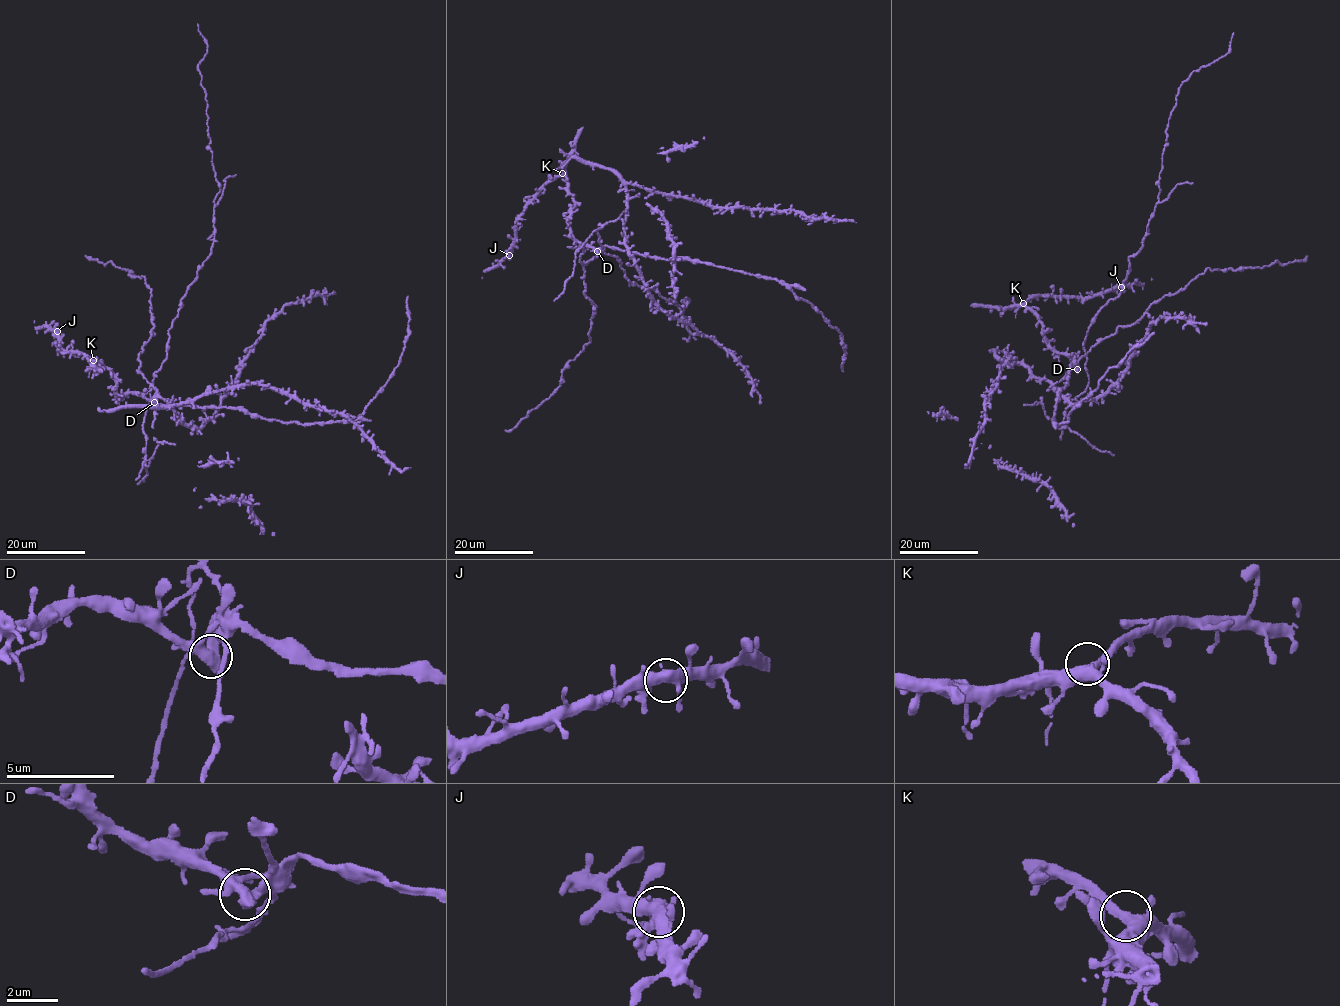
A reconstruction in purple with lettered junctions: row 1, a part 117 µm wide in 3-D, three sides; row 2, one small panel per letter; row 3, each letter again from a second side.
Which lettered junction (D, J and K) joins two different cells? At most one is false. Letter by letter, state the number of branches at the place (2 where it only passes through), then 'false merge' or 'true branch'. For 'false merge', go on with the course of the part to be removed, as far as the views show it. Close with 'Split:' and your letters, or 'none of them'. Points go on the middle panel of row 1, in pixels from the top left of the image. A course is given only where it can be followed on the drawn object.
D: 4 branches meet; false merge; foreign part runs (597, 251), (619, 258), (630, 282), (653, 286), (678, 307), (688, 298), (683, 310), (690, 338), (683, 339)
J: 4 branches meet; true branch
K: 4 branches meet; true branch
Split: D

